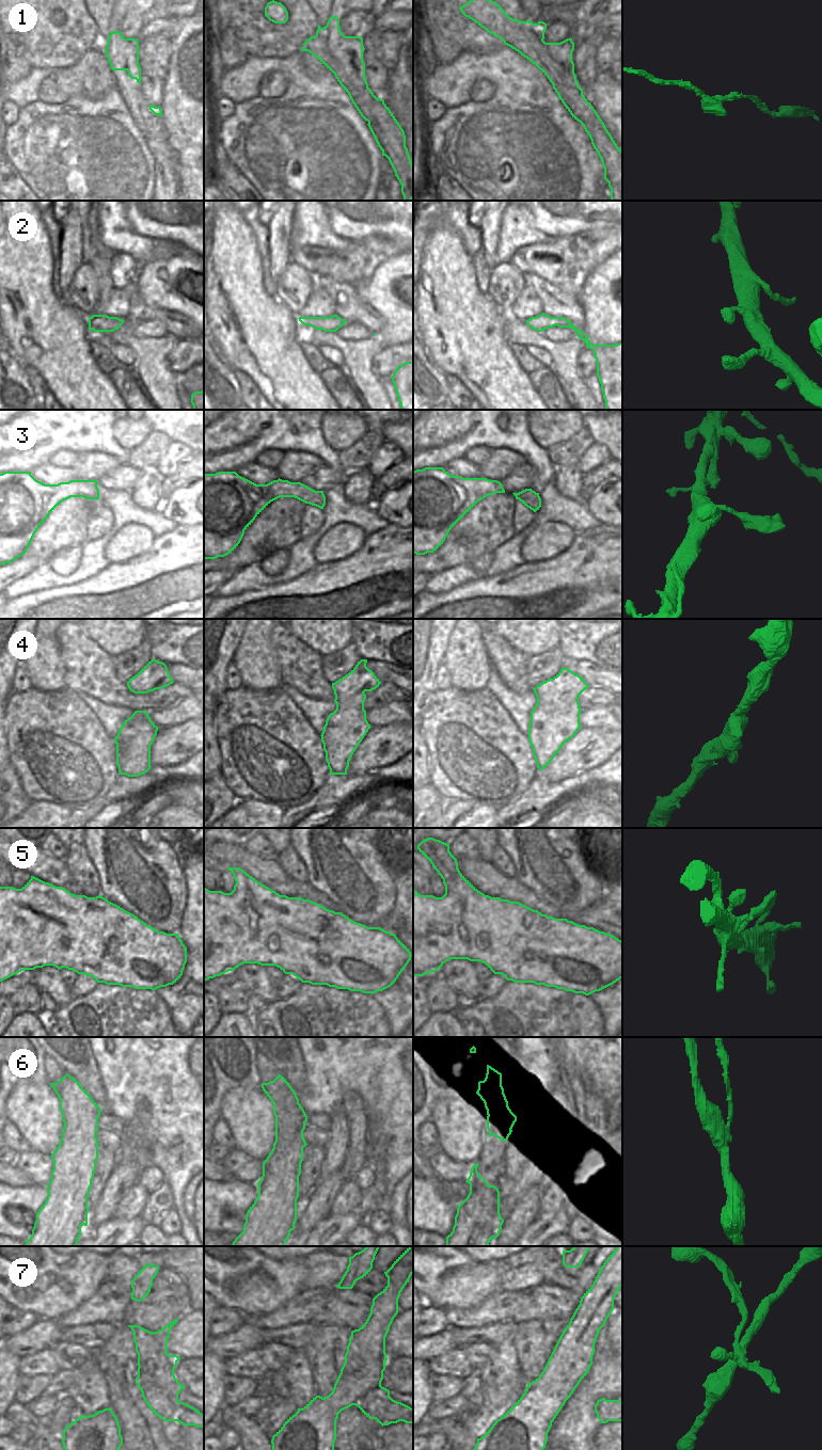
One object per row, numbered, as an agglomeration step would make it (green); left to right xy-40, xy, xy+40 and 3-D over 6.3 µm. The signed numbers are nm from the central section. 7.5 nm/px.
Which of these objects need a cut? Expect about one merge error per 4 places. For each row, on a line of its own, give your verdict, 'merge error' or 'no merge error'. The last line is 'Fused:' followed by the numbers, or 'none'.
1: no merge error
2: no merge error
3: no merge error
4: no merge error
5: no merge error
6: merge error
7: merge error
Fused: 6, 7

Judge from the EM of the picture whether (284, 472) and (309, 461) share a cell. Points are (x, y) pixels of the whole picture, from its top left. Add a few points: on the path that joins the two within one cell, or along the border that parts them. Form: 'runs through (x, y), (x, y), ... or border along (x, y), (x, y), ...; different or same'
runs through (290, 468), (302, 464); same

